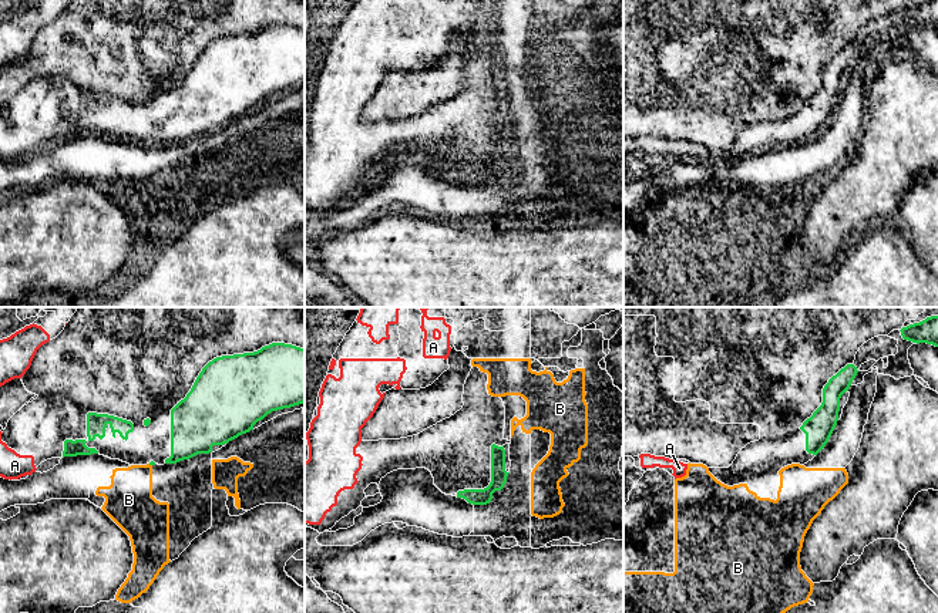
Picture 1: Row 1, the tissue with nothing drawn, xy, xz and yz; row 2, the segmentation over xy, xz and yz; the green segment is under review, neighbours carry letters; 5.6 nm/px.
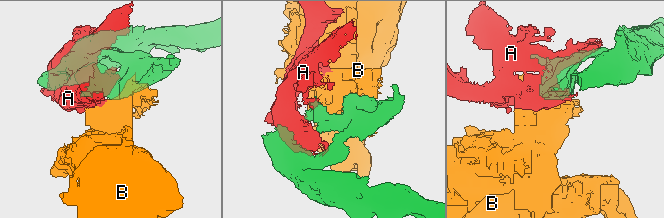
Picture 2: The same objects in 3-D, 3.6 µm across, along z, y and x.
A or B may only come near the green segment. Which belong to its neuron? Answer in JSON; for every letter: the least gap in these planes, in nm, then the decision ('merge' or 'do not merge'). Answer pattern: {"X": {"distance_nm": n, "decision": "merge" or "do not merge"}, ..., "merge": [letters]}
{"A": {"distance_nm": 160, "decision": "merge"}, "B": {"distance_nm": 0, "decision": "do not merge"}, "merge": ["A"]}

